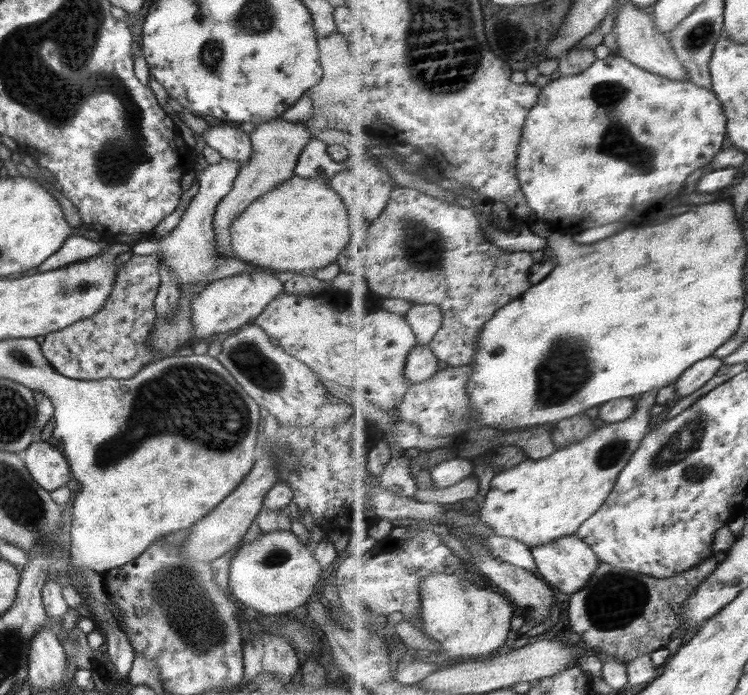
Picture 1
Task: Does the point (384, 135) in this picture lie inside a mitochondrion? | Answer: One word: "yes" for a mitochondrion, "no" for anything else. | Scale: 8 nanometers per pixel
no

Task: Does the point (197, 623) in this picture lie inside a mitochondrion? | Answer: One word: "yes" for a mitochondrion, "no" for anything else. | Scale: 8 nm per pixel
yes

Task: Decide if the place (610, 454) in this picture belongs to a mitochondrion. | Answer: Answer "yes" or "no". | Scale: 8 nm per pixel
yes

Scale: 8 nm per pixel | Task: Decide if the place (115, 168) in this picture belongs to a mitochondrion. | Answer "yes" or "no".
yes

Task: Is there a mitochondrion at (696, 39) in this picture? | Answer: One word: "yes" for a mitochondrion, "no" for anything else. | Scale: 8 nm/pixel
yes

